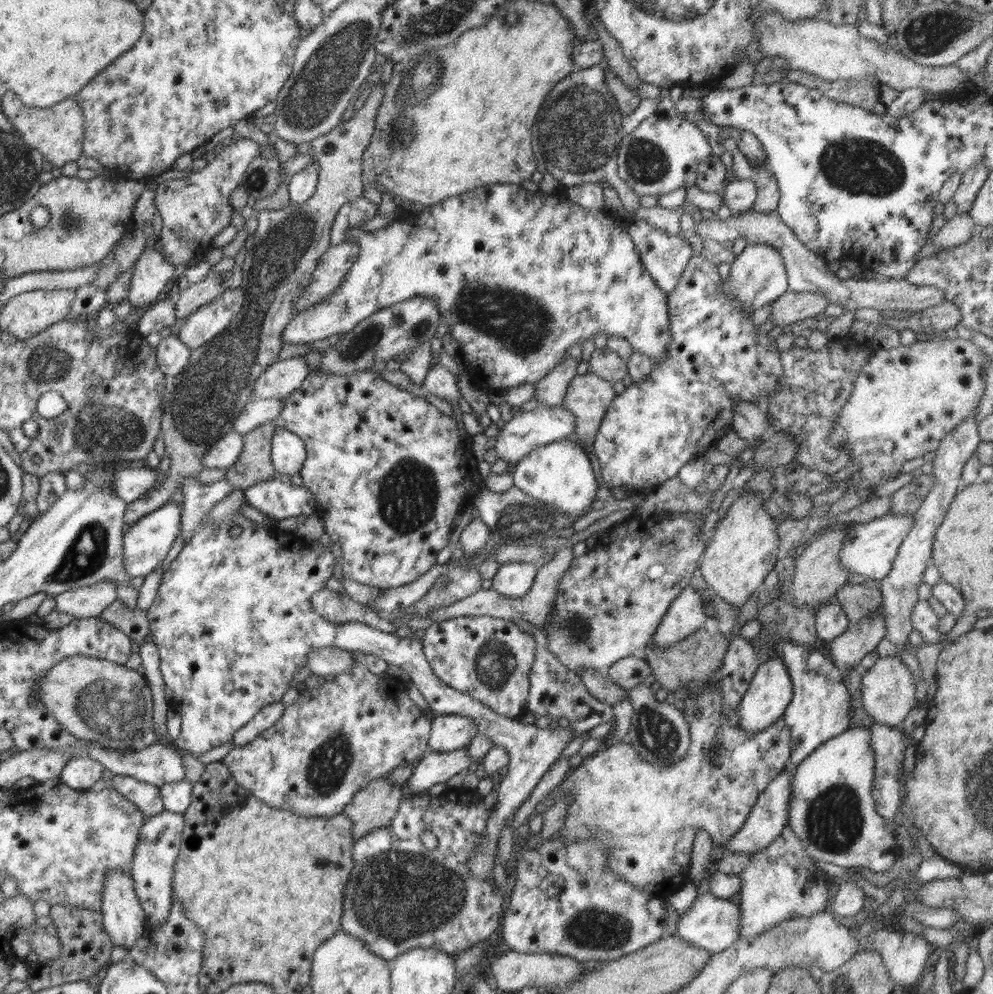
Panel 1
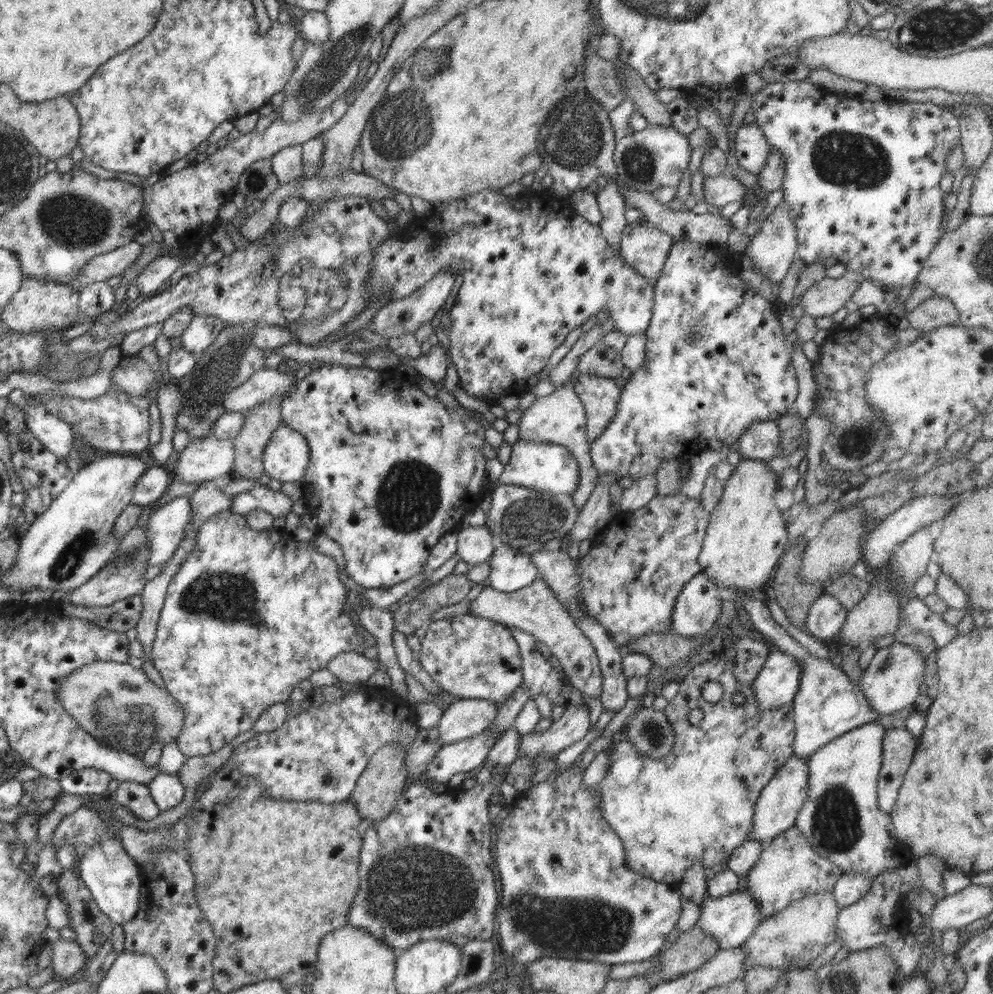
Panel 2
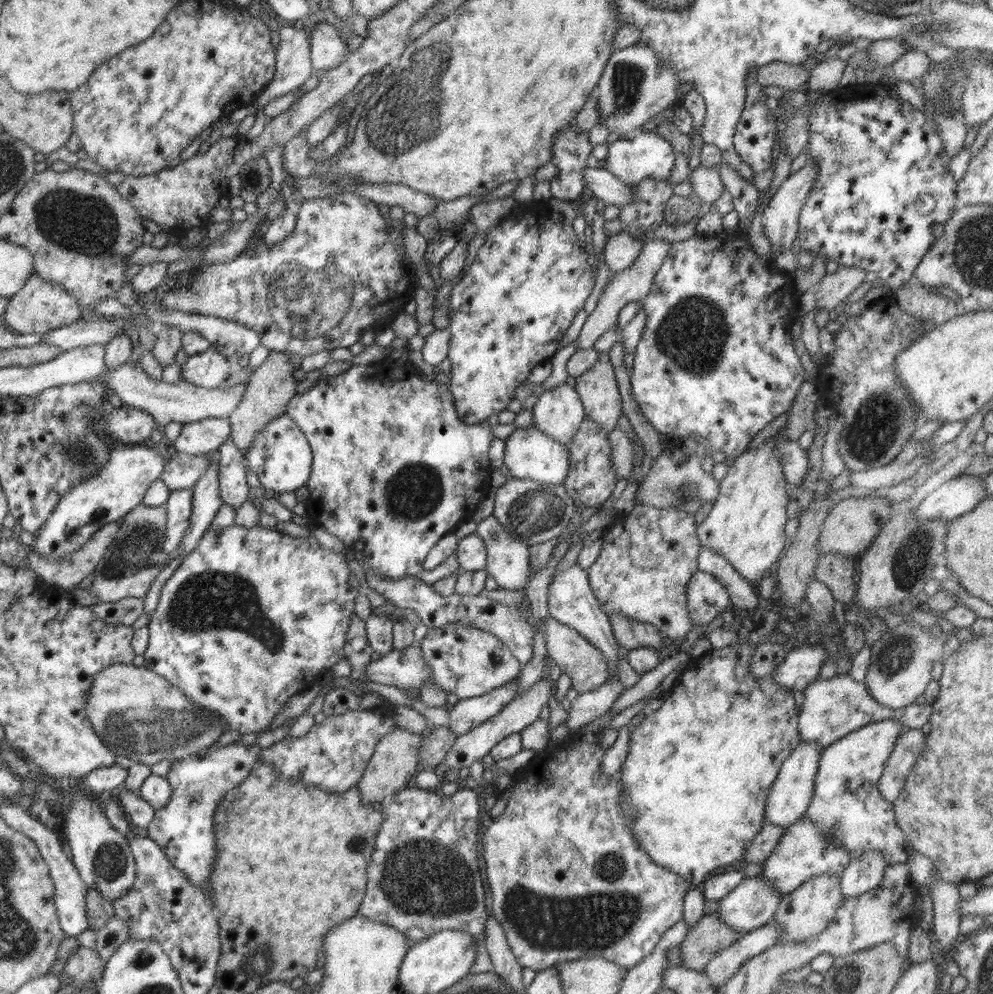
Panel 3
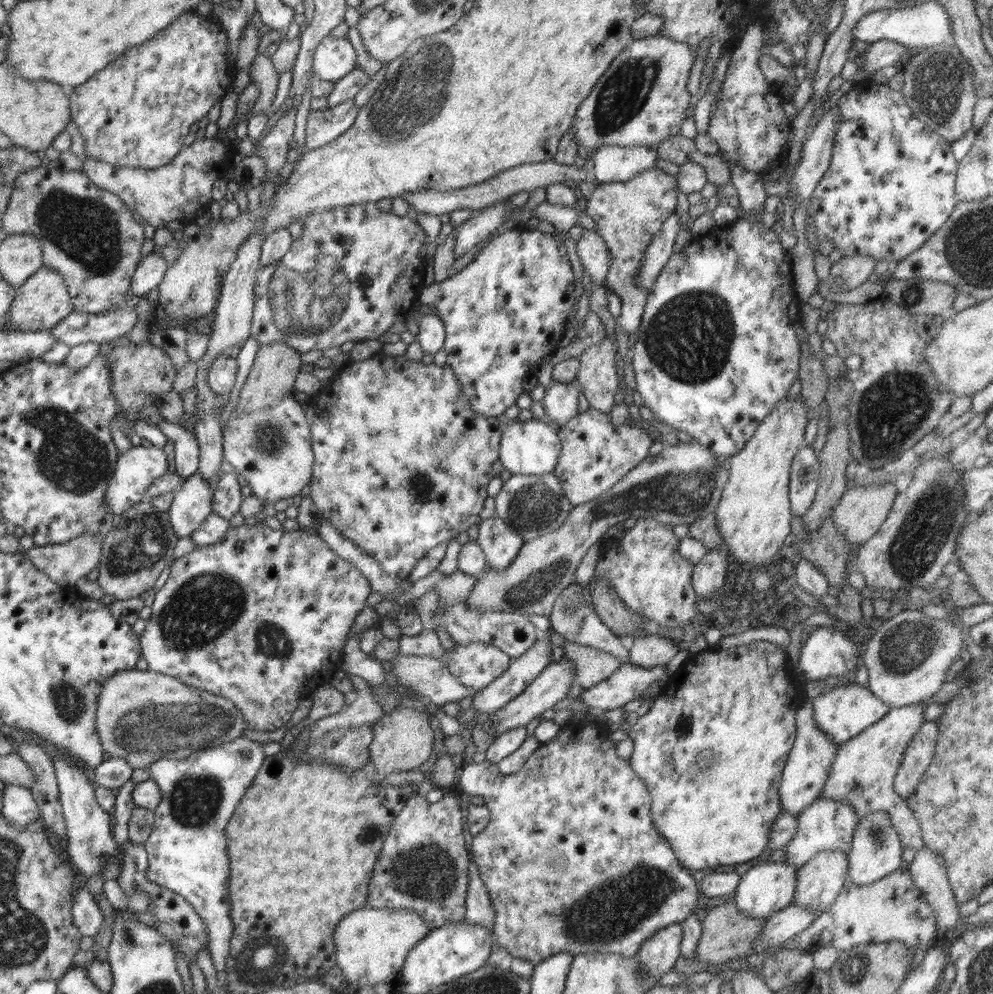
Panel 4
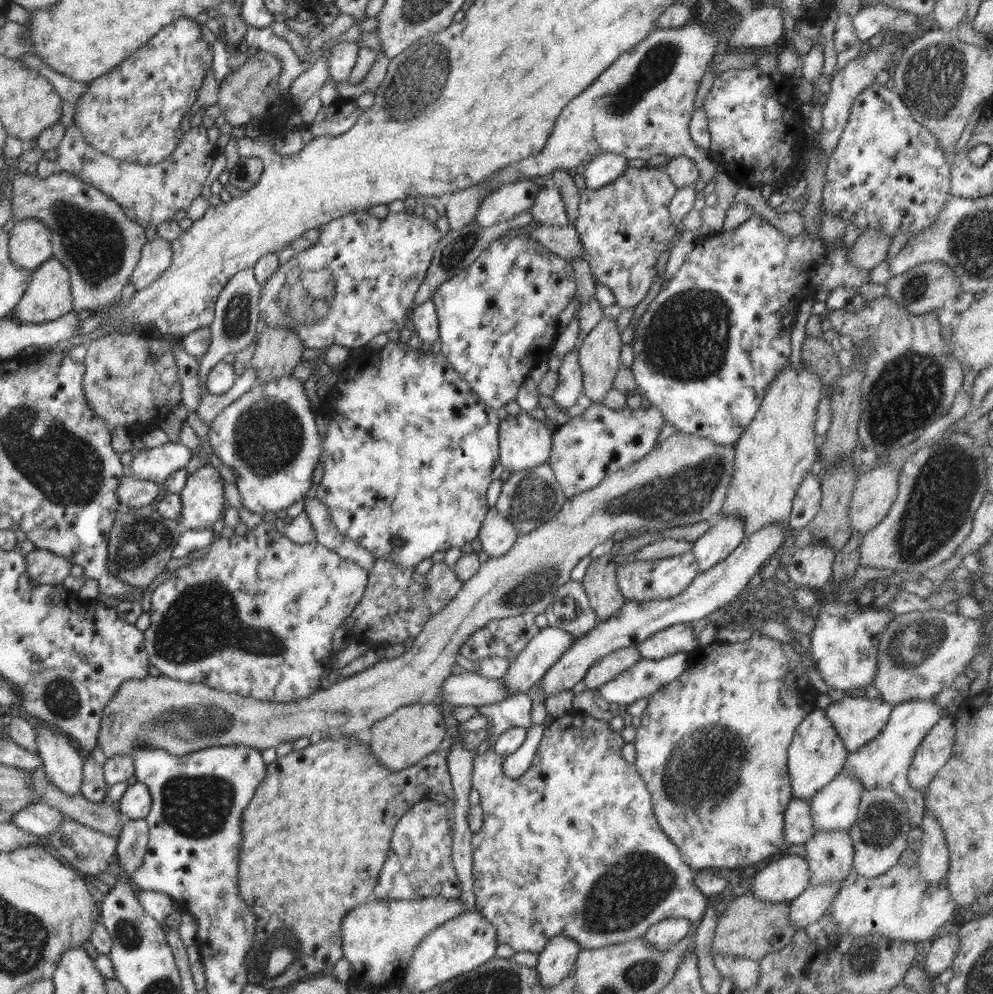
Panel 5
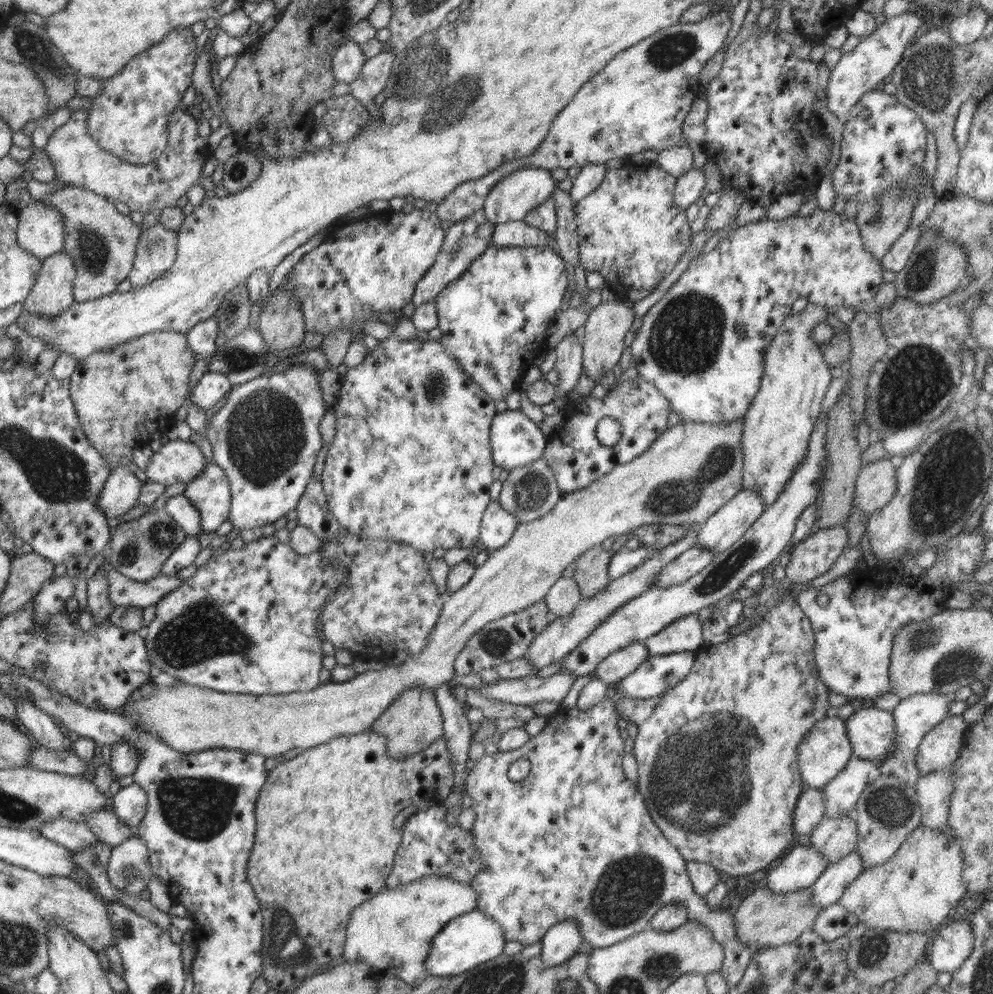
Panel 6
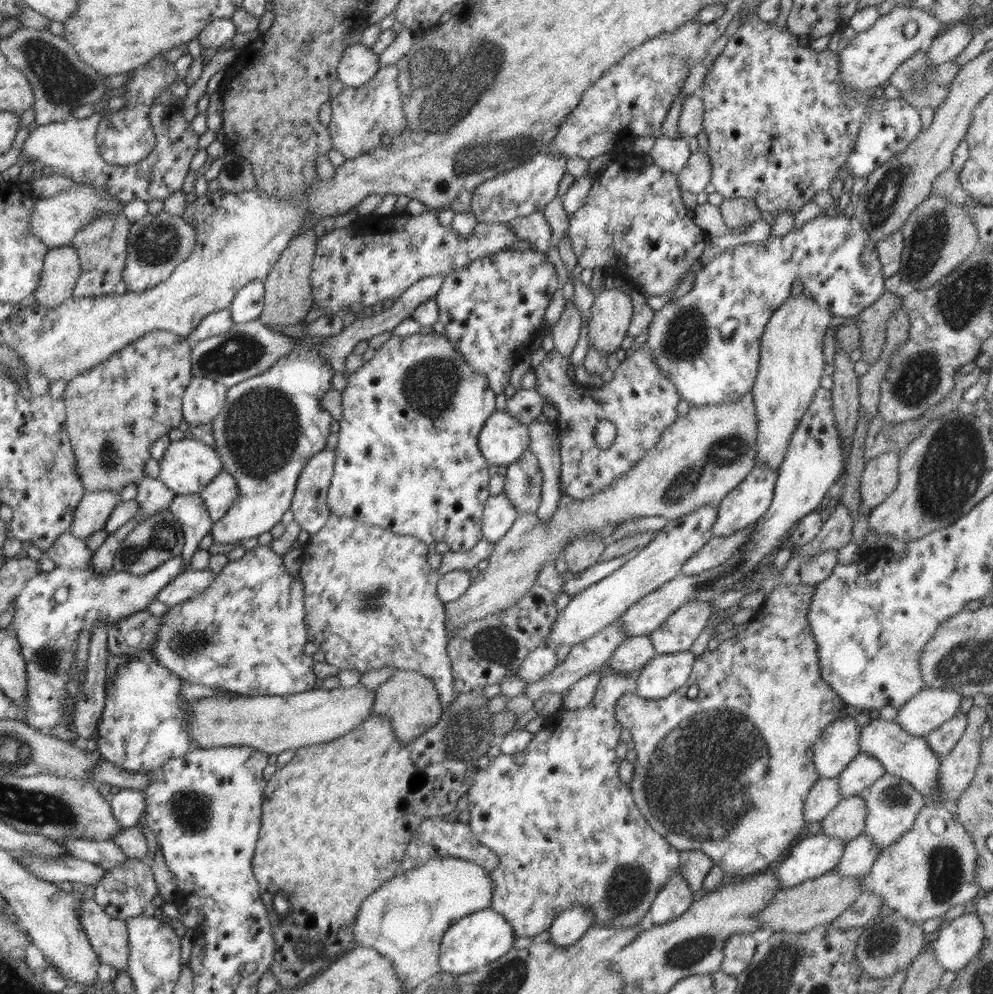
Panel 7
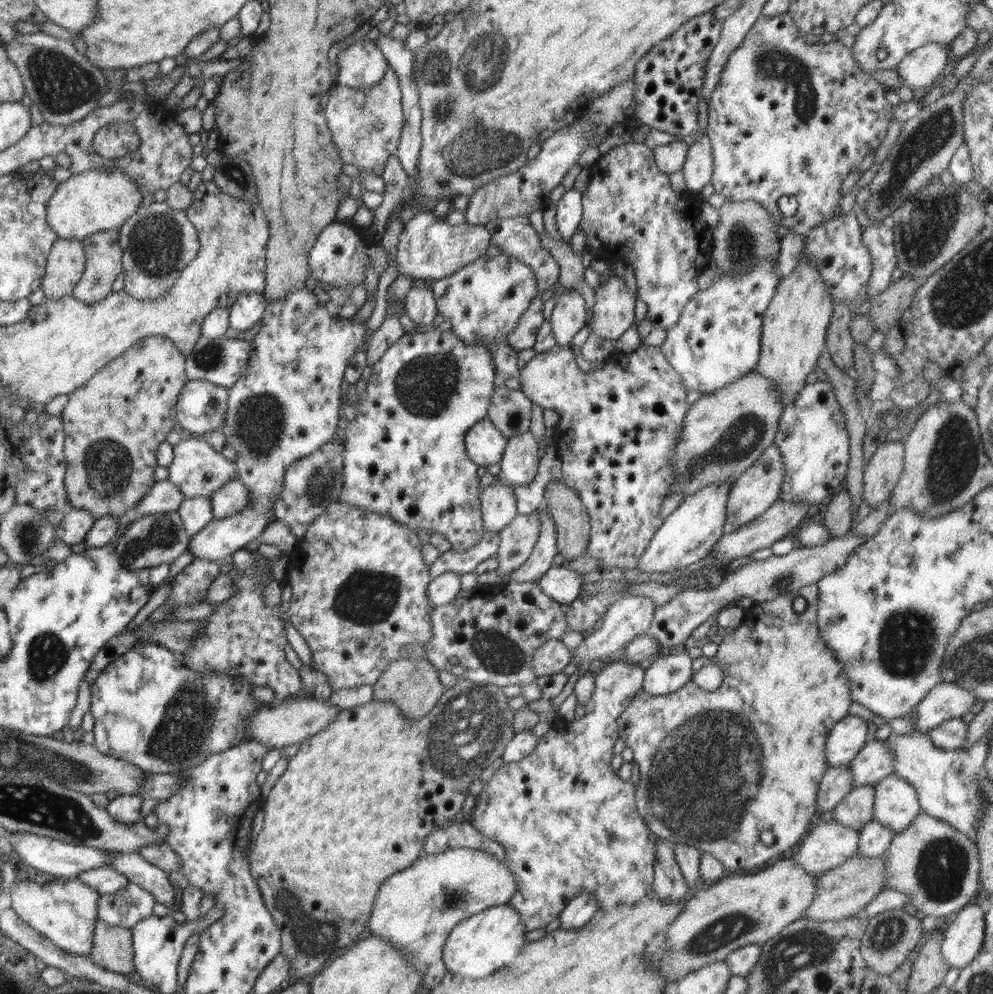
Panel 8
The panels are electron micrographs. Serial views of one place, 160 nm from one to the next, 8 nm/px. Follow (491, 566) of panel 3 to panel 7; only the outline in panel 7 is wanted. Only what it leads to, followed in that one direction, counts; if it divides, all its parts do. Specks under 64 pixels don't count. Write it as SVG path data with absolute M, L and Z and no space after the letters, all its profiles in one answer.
M504 493L490 494L481 520L483 538L491 543L498 542L512 527L517 516L518 512Z

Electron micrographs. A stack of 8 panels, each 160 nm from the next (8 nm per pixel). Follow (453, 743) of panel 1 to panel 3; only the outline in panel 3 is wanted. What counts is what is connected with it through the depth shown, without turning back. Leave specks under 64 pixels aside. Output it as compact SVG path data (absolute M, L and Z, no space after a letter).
M516 677L502 687L477 697L460 699L456 705L449 706L448 728L457 736L463 735L491 719L515 697L518 681Z

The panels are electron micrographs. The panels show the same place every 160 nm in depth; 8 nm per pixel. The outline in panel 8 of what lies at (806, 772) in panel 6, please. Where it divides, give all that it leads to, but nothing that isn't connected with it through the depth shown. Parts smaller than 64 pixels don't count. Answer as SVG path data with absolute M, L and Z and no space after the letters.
M846 715L829 732L825 742L828 766L844 767L866 744L867 721L862 717Z

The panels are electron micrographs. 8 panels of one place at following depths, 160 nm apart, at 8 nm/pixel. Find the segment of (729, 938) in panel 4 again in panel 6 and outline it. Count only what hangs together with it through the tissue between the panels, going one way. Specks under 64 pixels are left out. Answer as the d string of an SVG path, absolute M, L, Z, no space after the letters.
M767 887L758 889L743 900L738 905L738 909L733 912L737 939L754 951L759 948L777 947L784 943L794 942L802 933L814 926L818 912L821 912L820 908L811 902L810 889L802 889L781 896Z

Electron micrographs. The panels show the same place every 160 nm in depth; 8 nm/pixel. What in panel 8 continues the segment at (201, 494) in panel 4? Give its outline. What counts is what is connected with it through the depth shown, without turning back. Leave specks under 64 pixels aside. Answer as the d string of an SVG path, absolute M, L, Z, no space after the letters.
M233 478L209 499L214 520L221 520L244 511L249 505L249 492L240 479Z

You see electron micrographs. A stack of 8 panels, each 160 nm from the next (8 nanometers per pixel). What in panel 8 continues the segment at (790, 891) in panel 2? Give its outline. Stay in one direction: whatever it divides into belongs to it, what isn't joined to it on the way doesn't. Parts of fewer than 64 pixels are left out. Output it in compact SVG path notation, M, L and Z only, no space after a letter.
M868 741L849 762L856 785L878 784L895 772L893 752L885 741Z

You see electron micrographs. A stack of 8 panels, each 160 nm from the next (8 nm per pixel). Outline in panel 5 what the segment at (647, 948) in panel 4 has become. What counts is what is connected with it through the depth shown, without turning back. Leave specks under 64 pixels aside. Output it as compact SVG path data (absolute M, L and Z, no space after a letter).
M668 918L660 920L658 924L652 924L652 928L646 931L643 938L659 951L667 951L690 932L691 923L688 920Z

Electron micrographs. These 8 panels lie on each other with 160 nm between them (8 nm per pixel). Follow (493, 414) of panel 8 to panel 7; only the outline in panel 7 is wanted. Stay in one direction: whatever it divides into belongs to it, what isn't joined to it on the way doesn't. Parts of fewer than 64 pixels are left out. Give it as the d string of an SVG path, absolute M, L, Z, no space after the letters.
M520 389L512 398L507 398L505 412L522 424L531 425L542 414L544 403L542 394L533 389Z

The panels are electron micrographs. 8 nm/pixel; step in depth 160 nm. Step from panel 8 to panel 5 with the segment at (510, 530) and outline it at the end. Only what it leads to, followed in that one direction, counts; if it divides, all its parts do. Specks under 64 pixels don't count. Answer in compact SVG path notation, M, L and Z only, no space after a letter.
M676 431L673 436L666 438L663 442L657 443L655 448L652 448L651 452L648 452L647 456L644 458L629 464L627 467L624 467L622 470L615 472L614 474L604 477L602 482L599 482L594 488L590 490L581 492L580 494L575 494L572 498L566 498L563 504L563 508L560 508L560 512L556 514L556 518L550 521L549 523L542 524L542 526L536 528L535 531L527 533L517 533L517 539L514 543L514 546L506 552L505 555L499 557L489 557L487 561L482 563L479 566L477 574L474 574L472 578L463 582L462 588L454 595L450 604L446 605L441 611L434 613L429 618L428 622L425 623L424 628L420 631L420 634L415 638L410 650L398 656L398 658L392 658L388 660L384 658L382 661L378 661L374 666L368 667L363 671L360 671L350 677L338 679L332 683L332 685L326 689L318 688L310 696L307 696L303 699L291 700L290 702L268 702L261 700L256 700L247 696L238 695L236 693L229 693L224 691L218 691L216 689L210 688L205 684L198 683L186 683L181 680L174 680L168 678L164 675L145 676L142 680L125 680L120 688L116 691L116 694L112 697L112 700L106 705L106 708L101 714L102 722L100 723L100 730L97 740L97 745L102 748L107 758L113 757L114 755L130 755L132 756L135 748L140 747L152 747L157 749L165 750L174 756L182 756L190 754L191 752L196 752L205 748L215 747L215 746L224 746L224 745L236 745L243 744L244 746L249 746L252 748L257 748L258 750L266 750L266 748L276 748L278 744L284 744L284 742L293 742L302 738L302 736L308 736L312 739L317 739L323 734L329 734L330 738L339 738L342 736L357 735L358 732L362 730L371 730L371 726L382 720L385 716L392 714L397 708L416 703L433 703L440 700L441 688L443 687L444 681L452 674L452 666L456 662L456 654L460 652L461 646L465 643L465 640L468 640L468 637L476 632L479 628L484 628L491 620L505 619L511 616L518 616L519 614L525 612L533 612L535 615L544 613L545 610L549 607L552 602L555 600L555 590L560 588L563 584L566 584L570 580L570 572L572 569L584 556L588 556L595 546L602 544L602 542L608 540L608 538L619 538L619 536L624 535L626 532L639 533L645 530L655 530L655 529L669 529L678 526L685 526L690 524L695 524L698 522L707 522L712 521L716 517L721 515L722 506L724 504L726 493L730 484L730 481L733 477L734 472L734 450L732 447L728 446L716 446L712 444L708 438L700 438L700 436L692 436L686 434L682 431Z

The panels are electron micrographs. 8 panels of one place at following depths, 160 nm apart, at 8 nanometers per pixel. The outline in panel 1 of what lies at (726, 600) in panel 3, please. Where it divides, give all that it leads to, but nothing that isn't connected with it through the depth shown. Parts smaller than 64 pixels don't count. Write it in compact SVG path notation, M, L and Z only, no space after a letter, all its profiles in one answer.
M685 586L678 596L670 603L666 614L658 625L656 634L651 641L654 647L669 647L679 640L695 633L704 626L707 616L704 613L702 590Z

